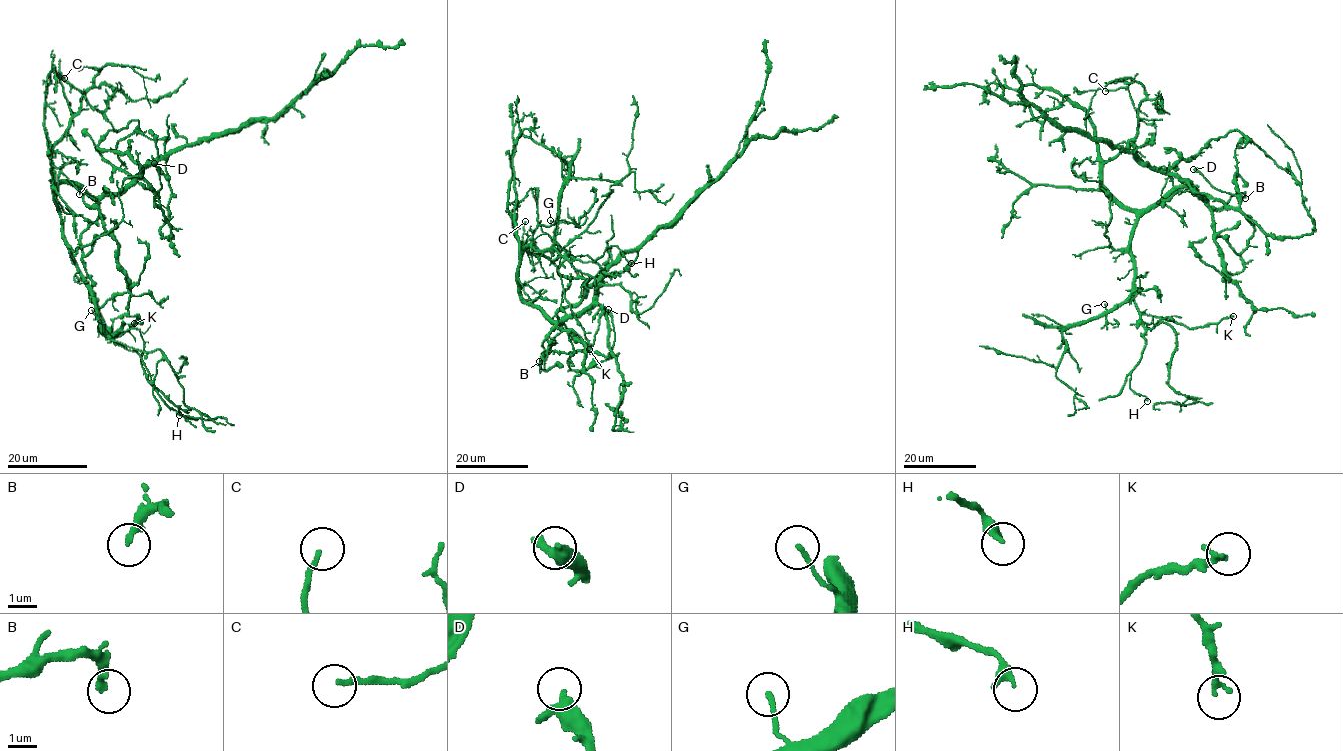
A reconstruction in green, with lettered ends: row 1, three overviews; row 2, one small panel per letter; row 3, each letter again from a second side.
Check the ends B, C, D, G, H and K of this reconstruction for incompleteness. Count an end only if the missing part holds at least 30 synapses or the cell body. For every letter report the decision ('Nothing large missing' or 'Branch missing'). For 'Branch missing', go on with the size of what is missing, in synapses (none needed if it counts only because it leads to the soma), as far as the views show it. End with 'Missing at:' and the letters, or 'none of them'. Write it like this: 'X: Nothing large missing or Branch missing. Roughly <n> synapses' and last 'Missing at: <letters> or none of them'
B: Nothing large missing
C: Nothing large missing
D: Nothing large missing
G: Nothing large missing
H: Nothing large missing
K: Nothing large missing
Missing at: none of them

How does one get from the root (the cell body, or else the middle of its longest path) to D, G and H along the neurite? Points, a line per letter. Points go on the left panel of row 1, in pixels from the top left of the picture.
D: (79, 184), (93, 197), (103, 197), (119, 193), (142, 178), (153, 189), (157, 205), (161, 182), (154, 163)
G: (79, 184), (59, 184), (56, 207), (69, 255), (91, 296), (97, 317), (91, 310)
H: (79, 184), (60, 183), (56, 193), (72, 262), (105, 329), (139, 355), (154, 389), (179, 415)

